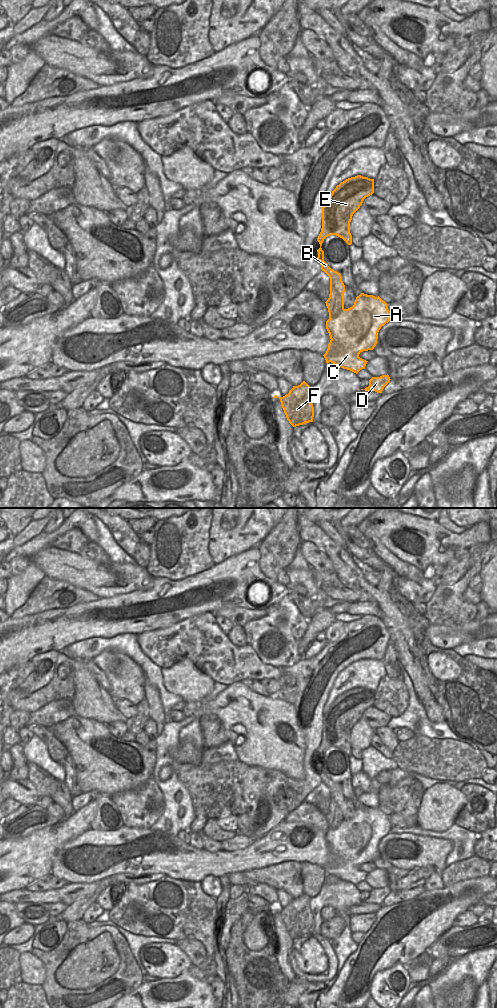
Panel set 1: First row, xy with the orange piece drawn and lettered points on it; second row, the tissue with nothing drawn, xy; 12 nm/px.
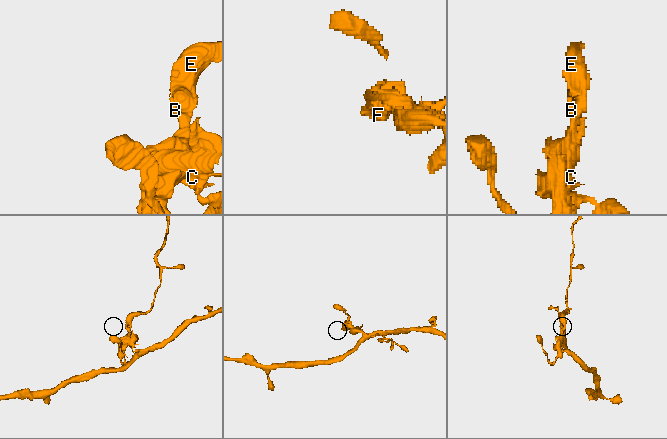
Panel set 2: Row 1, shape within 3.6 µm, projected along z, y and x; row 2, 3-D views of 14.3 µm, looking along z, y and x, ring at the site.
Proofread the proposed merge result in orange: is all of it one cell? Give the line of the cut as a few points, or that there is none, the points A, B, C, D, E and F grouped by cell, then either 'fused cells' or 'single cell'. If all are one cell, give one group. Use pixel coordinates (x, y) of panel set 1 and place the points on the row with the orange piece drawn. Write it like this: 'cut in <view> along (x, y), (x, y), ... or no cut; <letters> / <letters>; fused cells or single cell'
cut in xy along (342, 341), (342, 350), (336, 356), (330, 357), (326, 361); A C D / B E F; fused cells

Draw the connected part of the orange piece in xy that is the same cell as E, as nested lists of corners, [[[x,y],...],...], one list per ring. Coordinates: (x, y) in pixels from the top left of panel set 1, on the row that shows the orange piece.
[[[357,175],[337,185],[322,207],[322,228],[317,238],[320,244],[317,260],[320,262],[321,270],[330,278],[330,294],[325,302],[329,317],[336,317],[343,310],[345,285],[341,274],[331,269],[324,261],[322,243],[326,237],[336,235],[351,245],[352,216],[360,208],[364,199],[373,193],[374,179]]]

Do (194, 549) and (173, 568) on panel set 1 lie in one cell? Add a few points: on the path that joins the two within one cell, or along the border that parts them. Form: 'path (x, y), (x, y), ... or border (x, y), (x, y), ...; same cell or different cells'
path (189, 552), (178, 563); same cell

